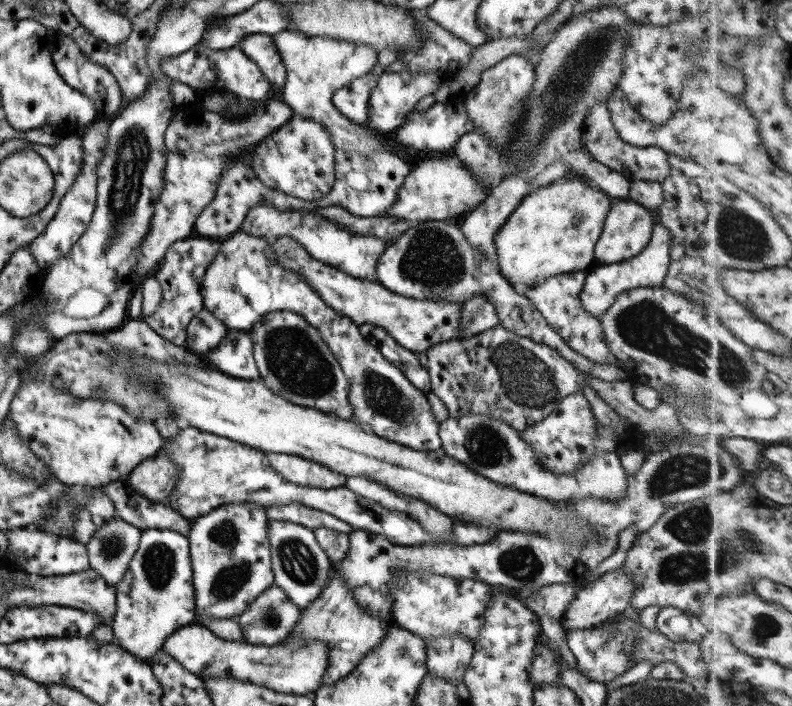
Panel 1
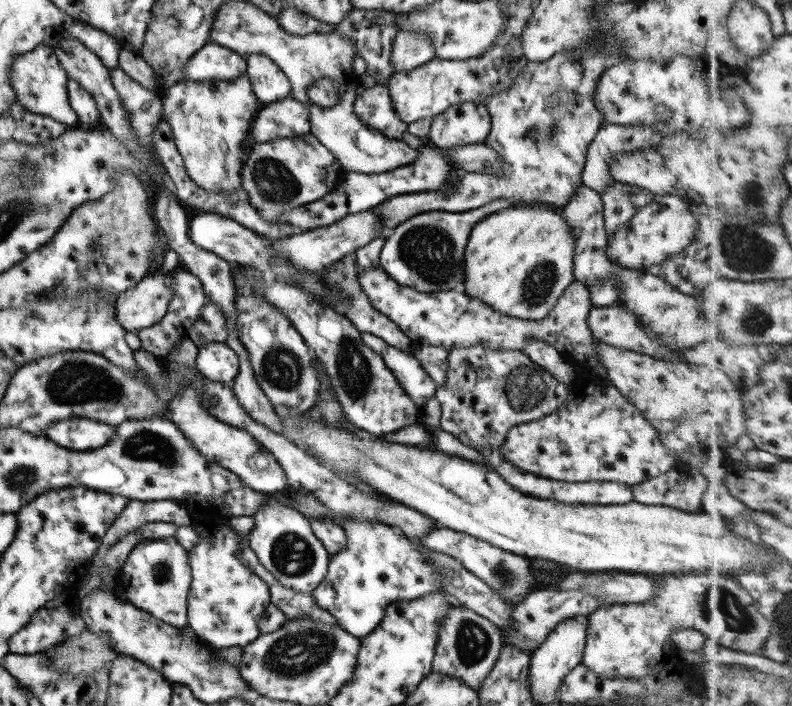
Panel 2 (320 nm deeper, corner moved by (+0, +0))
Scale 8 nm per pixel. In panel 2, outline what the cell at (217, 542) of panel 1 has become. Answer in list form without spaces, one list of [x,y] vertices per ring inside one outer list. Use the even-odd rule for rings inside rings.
[[[192,522],[197,544],[188,551],[191,582],[186,596],[186,621],[195,634],[215,649],[243,647],[259,636],[259,615],[270,603],[267,585],[236,559],[236,552],[247,545],[247,535],[239,535],[229,524],[204,526]]]

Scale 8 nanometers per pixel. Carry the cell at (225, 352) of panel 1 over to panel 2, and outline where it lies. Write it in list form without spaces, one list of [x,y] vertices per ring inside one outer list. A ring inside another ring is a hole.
[[[211,342],[199,347],[196,369],[207,380],[230,384],[238,373],[238,356],[224,342]]]

